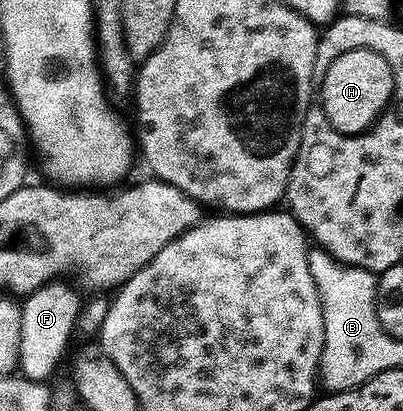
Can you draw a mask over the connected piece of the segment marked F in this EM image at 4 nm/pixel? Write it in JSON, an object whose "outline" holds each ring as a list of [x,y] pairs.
{"outline":[[[53,279],[41,285],[36,291],[25,294],[21,302],[20,319],[20,363],[21,376],[27,381],[49,382],[48,379],[58,369],[70,336],[75,336],[78,323],[79,290],[73,284],[65,285],[65,280]]]}

